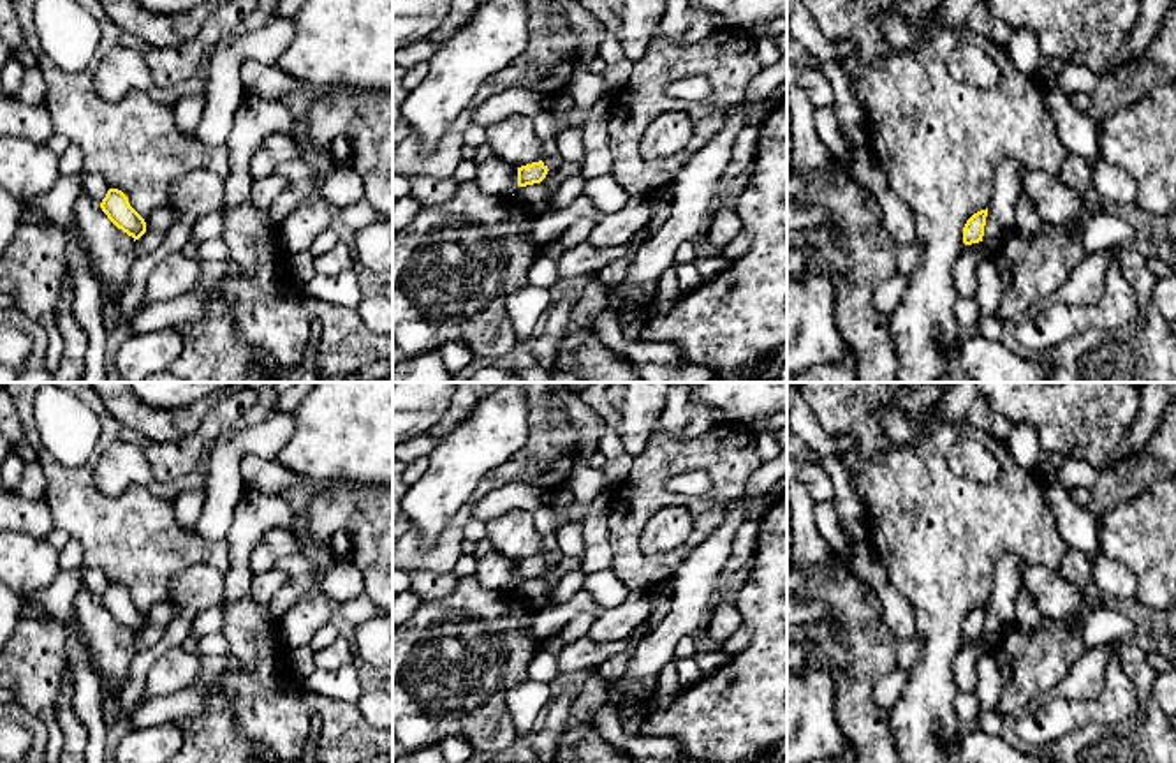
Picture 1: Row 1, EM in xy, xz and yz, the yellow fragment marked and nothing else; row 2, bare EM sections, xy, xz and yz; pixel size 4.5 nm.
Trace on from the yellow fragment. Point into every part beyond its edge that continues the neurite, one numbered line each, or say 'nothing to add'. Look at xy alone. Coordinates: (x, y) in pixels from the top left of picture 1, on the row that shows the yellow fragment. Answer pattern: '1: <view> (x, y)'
nothing to add

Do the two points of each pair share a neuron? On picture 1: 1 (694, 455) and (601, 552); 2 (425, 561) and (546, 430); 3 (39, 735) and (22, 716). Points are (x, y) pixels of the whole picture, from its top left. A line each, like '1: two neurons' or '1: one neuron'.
1: two neurons
2: one neuron
3: one neuron

